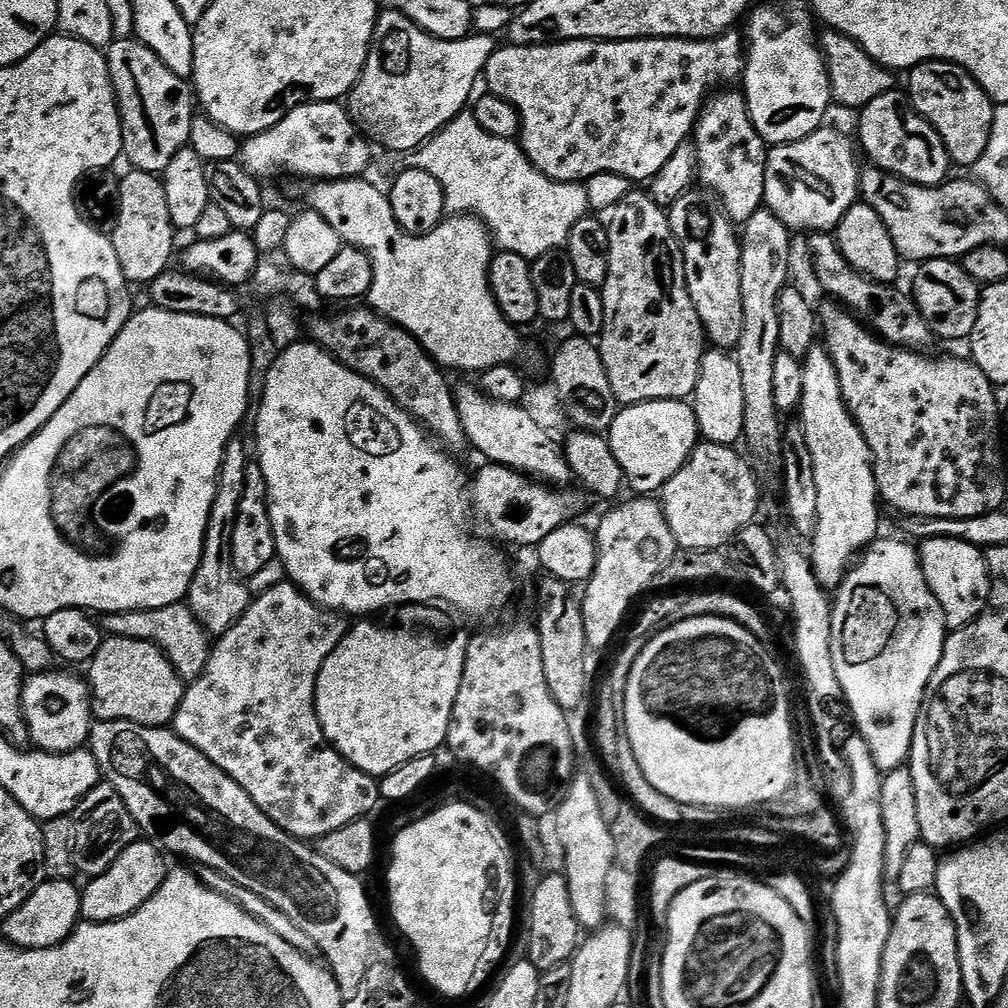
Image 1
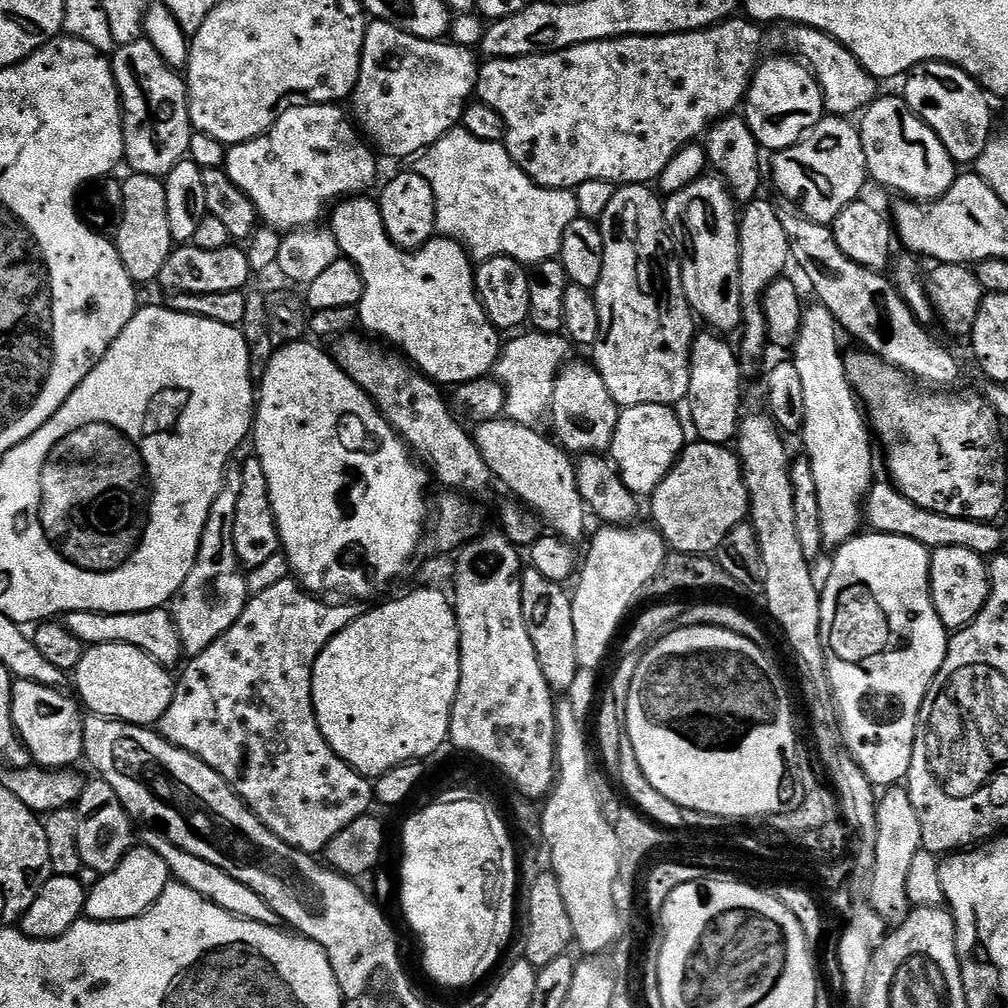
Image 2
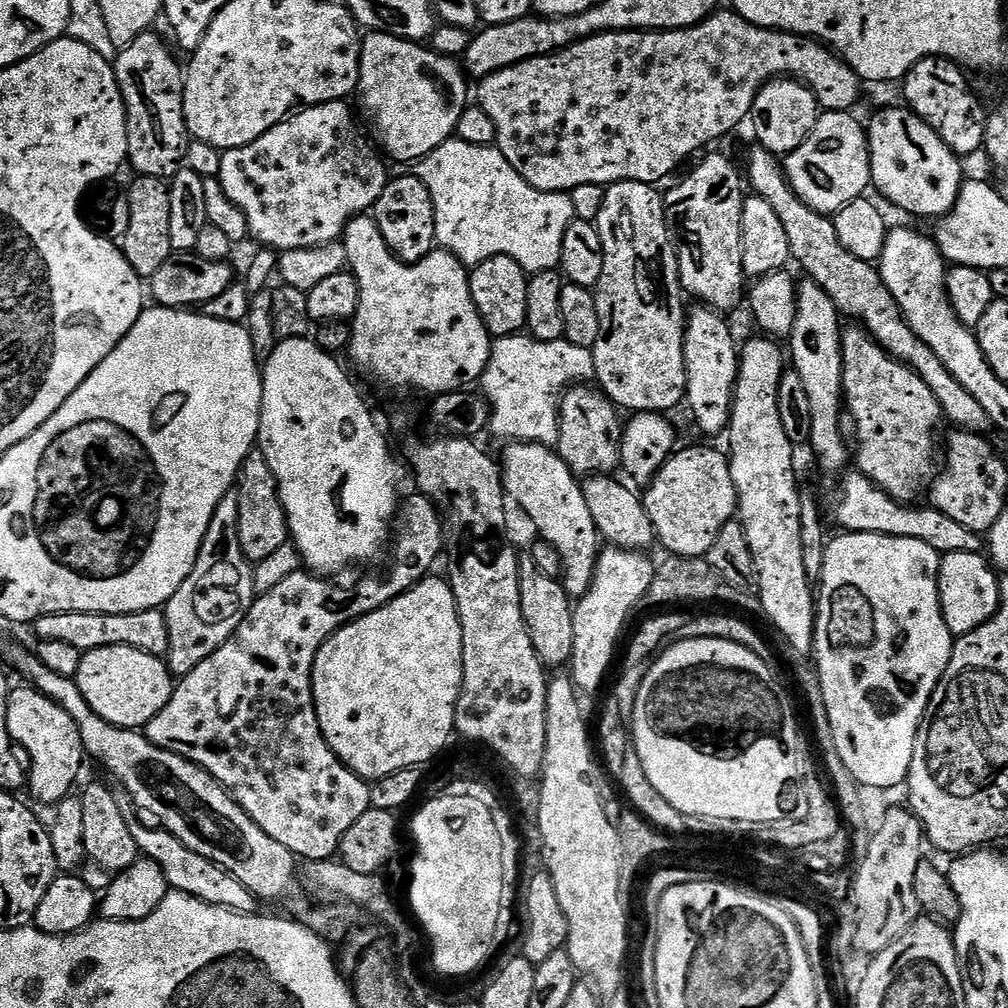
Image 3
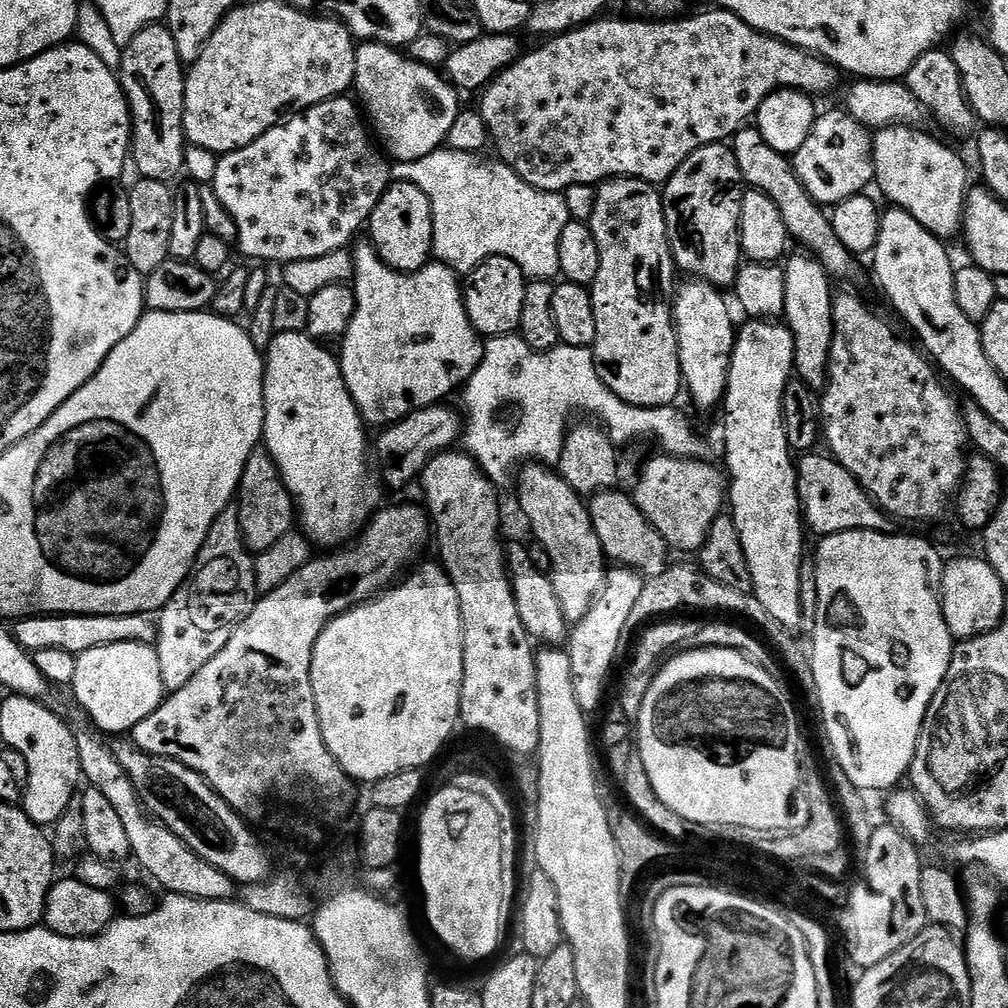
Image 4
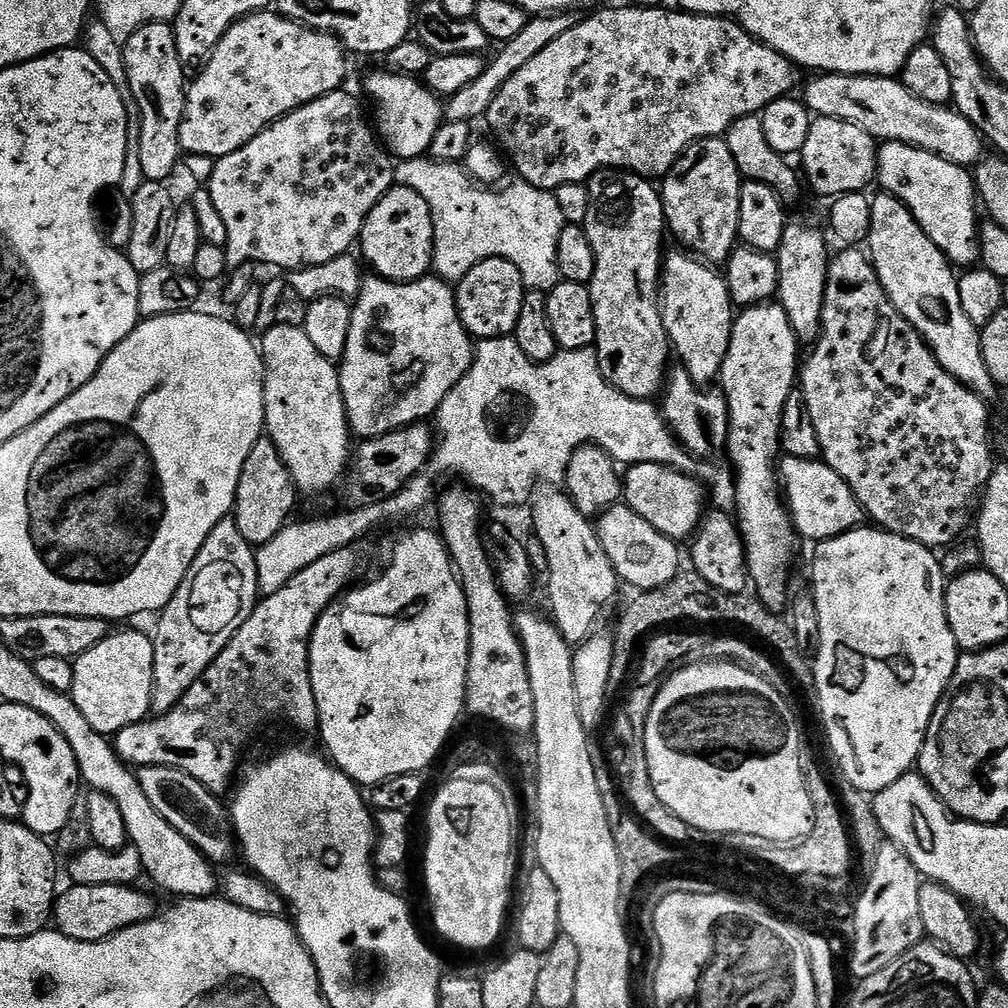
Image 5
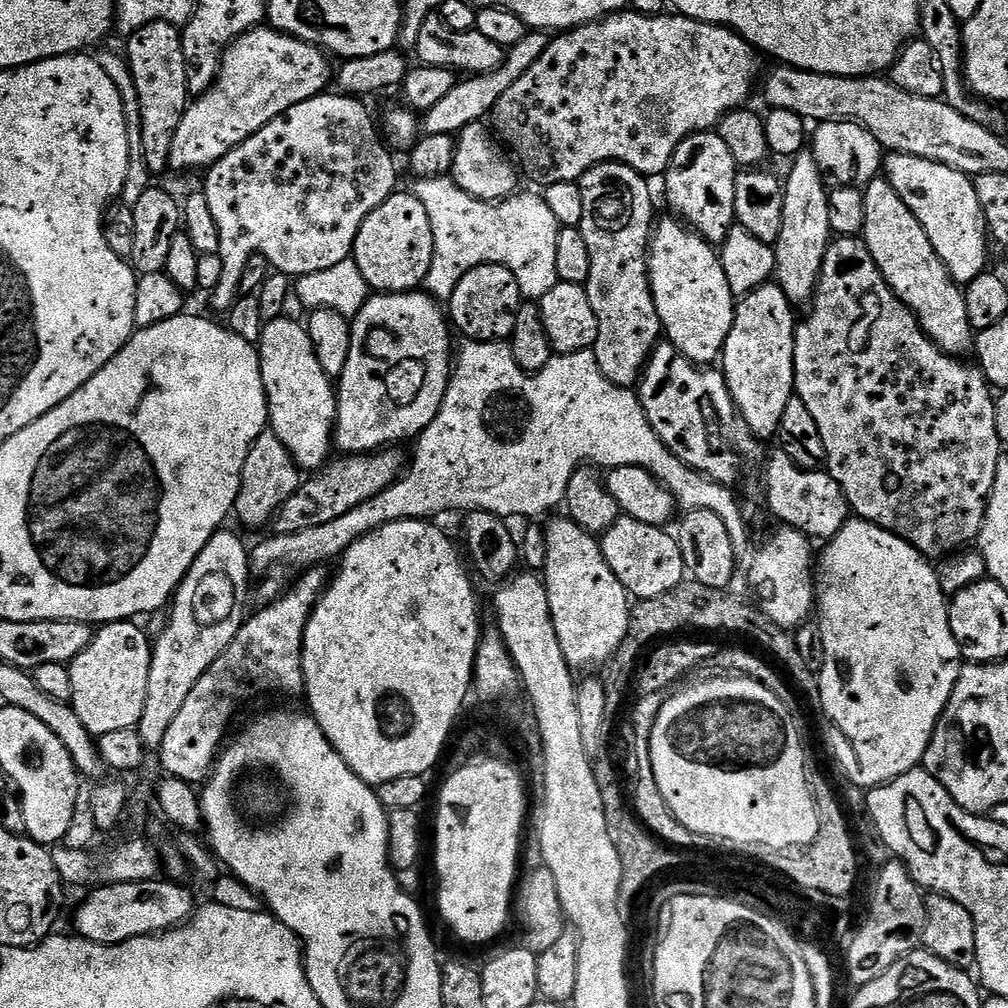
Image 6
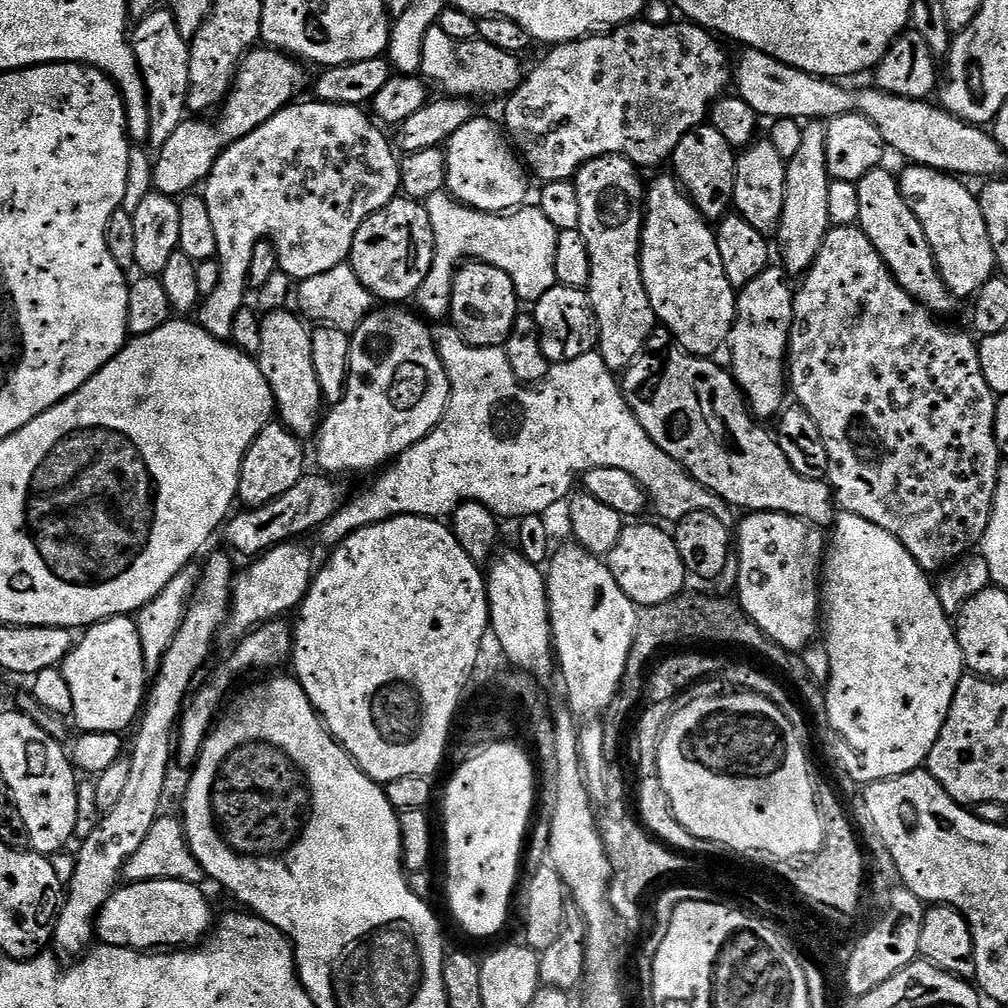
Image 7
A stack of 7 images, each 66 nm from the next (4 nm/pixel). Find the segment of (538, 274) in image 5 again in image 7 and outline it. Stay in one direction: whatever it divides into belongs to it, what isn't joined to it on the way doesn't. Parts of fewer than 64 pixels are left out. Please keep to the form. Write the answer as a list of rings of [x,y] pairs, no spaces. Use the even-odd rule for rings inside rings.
[[[442,191],[430,197],[426,207],[434,234],[434,258],[431,270],[426,278],[422,278],[422,286],[418,286],[414,297],[421,317],[432,322],[449,319],[456,269],[465,262],[479,262],[506,270],[516,287],[516,297],[528,306],[535,305],[546,290],[556,285],[554,246],[557,230],[538,206],[521,206],[503,214],[483,212]]]

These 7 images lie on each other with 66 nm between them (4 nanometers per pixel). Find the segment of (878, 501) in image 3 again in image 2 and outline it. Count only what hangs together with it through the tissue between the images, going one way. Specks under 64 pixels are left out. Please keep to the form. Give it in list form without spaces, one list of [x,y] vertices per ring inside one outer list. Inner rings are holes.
[[[891,482],[873,483],[864,497],[862,520],[871,531],[882,534],[894,534],[898,538],[914,538],[922,546],[930,550],[958,546],[966,550],[974,550],[982,557],[991,558],[1001,551],[1004,536],[995,527],[995,523],[986,520],[967,520],[966,518],[950,518],[946,514],[934,514],[934,510],[922,510],[922,506],[914,506],[908,498],[901,495]]]

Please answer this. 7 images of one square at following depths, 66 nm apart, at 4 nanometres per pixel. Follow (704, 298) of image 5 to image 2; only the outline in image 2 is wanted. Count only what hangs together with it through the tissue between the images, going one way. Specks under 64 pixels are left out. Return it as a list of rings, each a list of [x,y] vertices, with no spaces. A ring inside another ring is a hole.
[[[704,330],[692,341],[690,390],[686,407],[692,415],[690,428],[706,444],[731,445],[737,439],[742,407],[740,408],[740,368],[742,360],[737,349],[727,344],[723,335]]]

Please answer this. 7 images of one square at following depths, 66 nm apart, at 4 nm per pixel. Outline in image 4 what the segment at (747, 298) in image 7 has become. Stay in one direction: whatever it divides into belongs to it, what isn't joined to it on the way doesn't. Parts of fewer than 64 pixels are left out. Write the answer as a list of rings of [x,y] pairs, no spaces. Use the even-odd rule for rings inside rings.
[[[771,319],[753,320],[740,324],[736,345],[730,358],[728,392],[724,396],[724,448],[728,475],[728,506],[739,530],[750,572],[760,572],[760,588],[764,592],[796,592],[800,588],[801,562],[804,551],[803,513],[799,498],[799,473],[786,438],[782,394],[794,376],[796,351],[794,338],[787,326]]]

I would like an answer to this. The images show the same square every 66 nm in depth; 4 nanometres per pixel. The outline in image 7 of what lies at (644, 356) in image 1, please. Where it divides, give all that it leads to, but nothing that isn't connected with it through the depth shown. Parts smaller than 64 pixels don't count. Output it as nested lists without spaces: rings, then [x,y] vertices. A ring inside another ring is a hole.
[[[603,156],[583,164],[574,177],[580,211],[579,230],[582,238],[586,238],[586,250],[590,250],[590,282],[586,291],[596,315],[598,351],[614,374],[623,373],[624,369],[632,365],[658,326],[640,269],[640,234],[644,229],[646,184],[640,181],[639,174],[637,165],[631,164],[625,156]]]

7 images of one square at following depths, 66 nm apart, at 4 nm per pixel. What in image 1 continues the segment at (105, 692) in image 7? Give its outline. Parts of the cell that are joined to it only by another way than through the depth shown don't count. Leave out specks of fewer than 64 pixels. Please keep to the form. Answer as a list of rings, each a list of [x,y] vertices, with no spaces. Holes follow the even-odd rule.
[[[108,636],[100,645],[98,654],[94,654],[94,658],[87,665],[86,671],[86,683],[92,694],[92,711],[97,721],[129,720],[135,724],[144,724],[148,728],[168,726],[176,716],[184,697],[185,681],[181,680],[159,646],[145,640]]]

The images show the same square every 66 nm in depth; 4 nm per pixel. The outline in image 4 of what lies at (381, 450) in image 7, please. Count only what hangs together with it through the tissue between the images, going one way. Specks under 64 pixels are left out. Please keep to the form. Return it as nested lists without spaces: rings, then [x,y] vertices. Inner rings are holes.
[[[357,243],[352,252],[352,261],[354,262],[352,275],[354,277],[354,291],[356,293],[356,309],[354,310],[354,318],[350,322],[350,326],[344,331],[343,337],[339,341],[339,344],[341,344],[340,352],[338,351],[338,359],[340,361],[340,373],[348,387],[350,398],[356,403],[356,408],[360,411],[360,416],[363,418],[365,425],[380,424],[379,426],[387,426],[398,423],[403,416],[408,416],[411,412],[429,408],[431,404],[447,401],[449,399],[448,395],[456,387],[457,391],[461,386],[467,384],[469,378],[474,374],[474,370],[478,370],[478,366],[482,362],[485,341],[466,314],[464,289],[461,277],[457,273],[439,262],[429,262],[424,267],[419,268],[417,272],[399,272],[391,268],[386,262],[380,260],[380,256],[371,243],[363,243]]]

